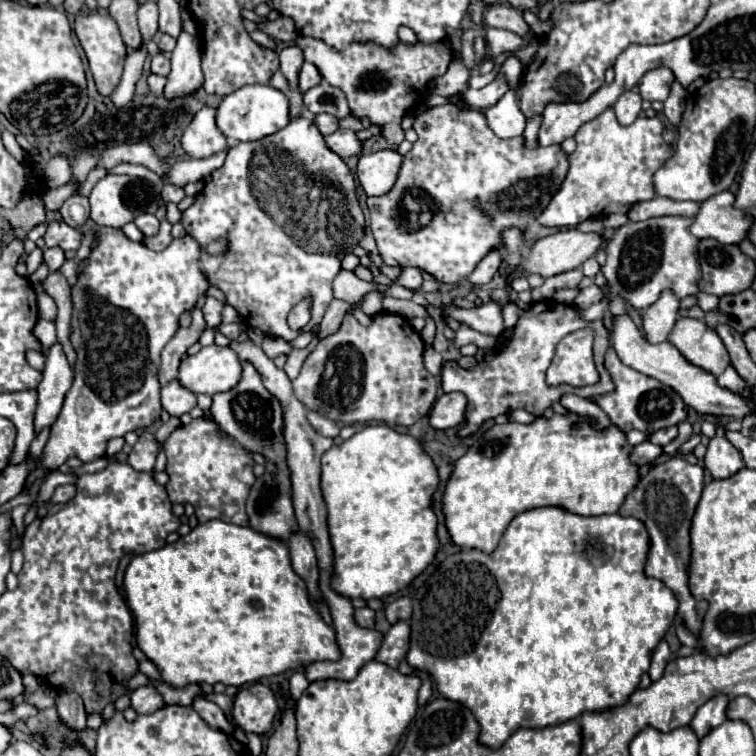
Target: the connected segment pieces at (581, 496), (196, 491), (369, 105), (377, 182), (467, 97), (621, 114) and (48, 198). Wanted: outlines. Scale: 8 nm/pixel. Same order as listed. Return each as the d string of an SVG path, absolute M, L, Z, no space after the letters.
M554 414L550 420L536 418L532 424L506 422L494 426L478 438L468 452L454 464L454 470L446 482L442 494L442 512L448 534L452 542L460 548L476 548L486 554L492 554L502 538L506 526L520 512L540 508L540 506L558 506L580 516L600 516L618 512L626 494L638 482L638 468L628 460L630 444L626 436L610 426L606 430L594 430L578 414Z
M196 418L192 420L188 426L178 426L164 442L164 452L168 458L166 464L166 472L170 476L170 482L166 484L168 496L172 500L172 504L186 504L190 502L196 508L196 516L198 522L206 522L206 520L226 520L230 524L238 524L238 526L248 526L248 518L246 518L246 510L244 510L244 502L250 490L250 484L254 484L254 472L252 472L252 458L250 454L232 442L232 438L220 438L216 434L216 424L208 418Z
M298 36L294 42L302 48L304 58L316 64L316 68L328 84L344 90L352 116L368 116L372 124L382 126L382 136L388 144L400 144L404 140L400 120L424 96L428 80L434 76L442 76L448 70L452 54L452 50L444 46L444 42L418 42L416 46L400 44L398 48L394 48L394 52L388 52L386 48L374 44L350 44L342 52L334 52L332 48L322 44L322 40L306 36Z
M380 150L362 154L358 158L356 176L366 192L366 196L382 196L386 194L398 174L398 168L402 164L402 156L394 150Z
M496 76L492 84L488 84L486 88L482 90L472 90L472 88L466 88L460 96L462 96L462 104L472 108L472 110L484 110L484 108L490 108L494 106L504 94L506 94L506 82Z
M632 90L622 92L620 98L618 98L616 104L614 104L614 112L616 112L618 122L620 122L622 126L632 124L632 122L638 118L640 110L642 110L640 106L642 106L642 98L640 98L638 92L632 92Z
M68 182L64 186L58 186L58 188L50 190L50 192L46 192L42 200L44 200L44 206L48 210L58 210L74 194L76 194L76 184L74 182Z

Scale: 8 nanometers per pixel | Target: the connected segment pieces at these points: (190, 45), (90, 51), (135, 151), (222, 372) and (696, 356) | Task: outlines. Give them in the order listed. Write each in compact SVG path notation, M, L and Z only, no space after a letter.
M180 32L176 48L172 50L172 72L168 74L164 96L186 96L186 92L194 92L204 80L200 62L200 40L188 32Z
M82 12L74 20L74 32L88 58L90 72L94 76L98 94L110 96L122 78L122 68L124 68L124 60L126 60L126 44L122 42L118 24L104 12Z
M120 144L114 148L106 148L106 152L98 154L98 168L104 170L112 170L122 162L142 164L152 172L156 172L160 178L166 178L172 168L164 158L158 158L158 154L150 144Z
M216 344L202 348L198 354L194 356L186 356L180 362L178 368L178 382L188 388L194 394L218 394L218 392L226 392L230 388L234 388L234 384L238 384L242 374L242 364L238 360L238 354L232 348L220 348Z
M678 318L668 340L690 364L710 372L712 376L720 376L730 366L724 342L702 320Z

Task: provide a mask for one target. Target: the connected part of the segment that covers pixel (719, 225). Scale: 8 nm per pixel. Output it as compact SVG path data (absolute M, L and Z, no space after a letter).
M728 190L704 200L692 220L690 232L696 238L714 238L722 244L738 244L752 224L750 212L734 208L734 194Z

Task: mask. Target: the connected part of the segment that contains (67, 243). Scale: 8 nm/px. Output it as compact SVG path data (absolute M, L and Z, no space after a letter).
M52 220L48 224L46 234L44 234L44 240L46 240L48 248L60 246L62 250L78 250L80 244L82 244L82 238L84 238L84 234L80 230L70 228L62 220Z

